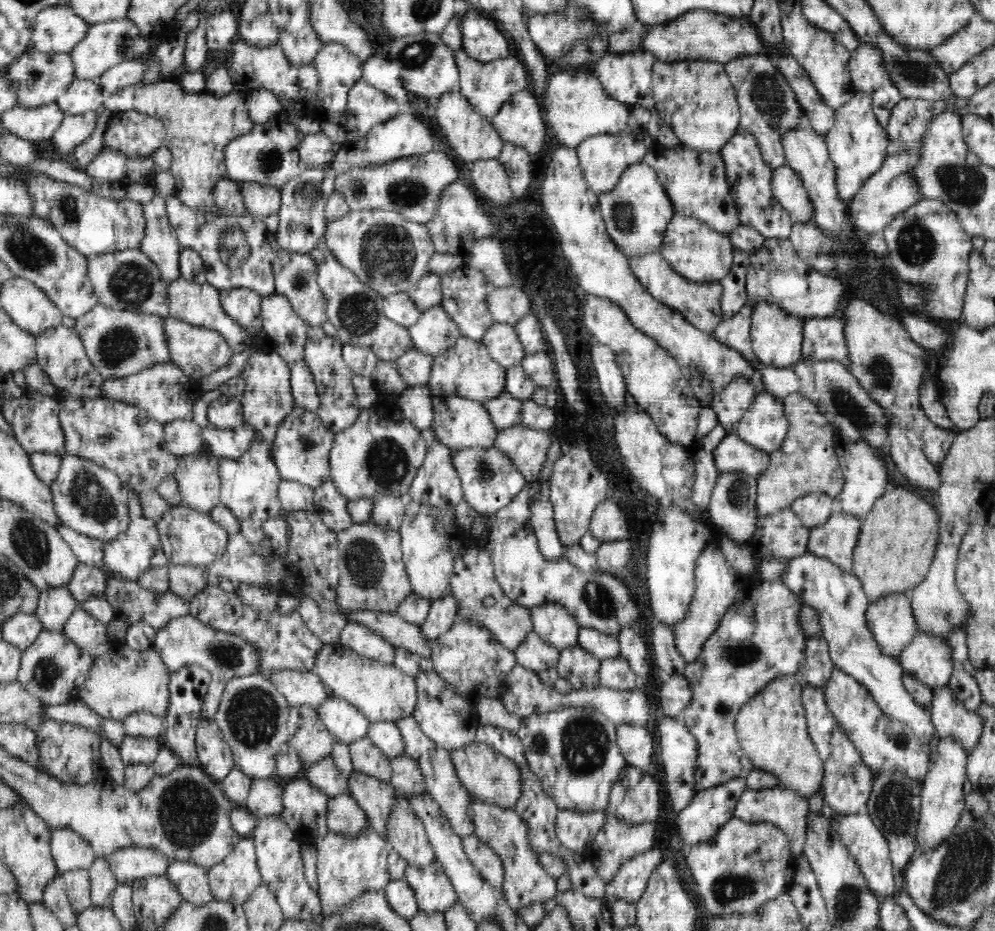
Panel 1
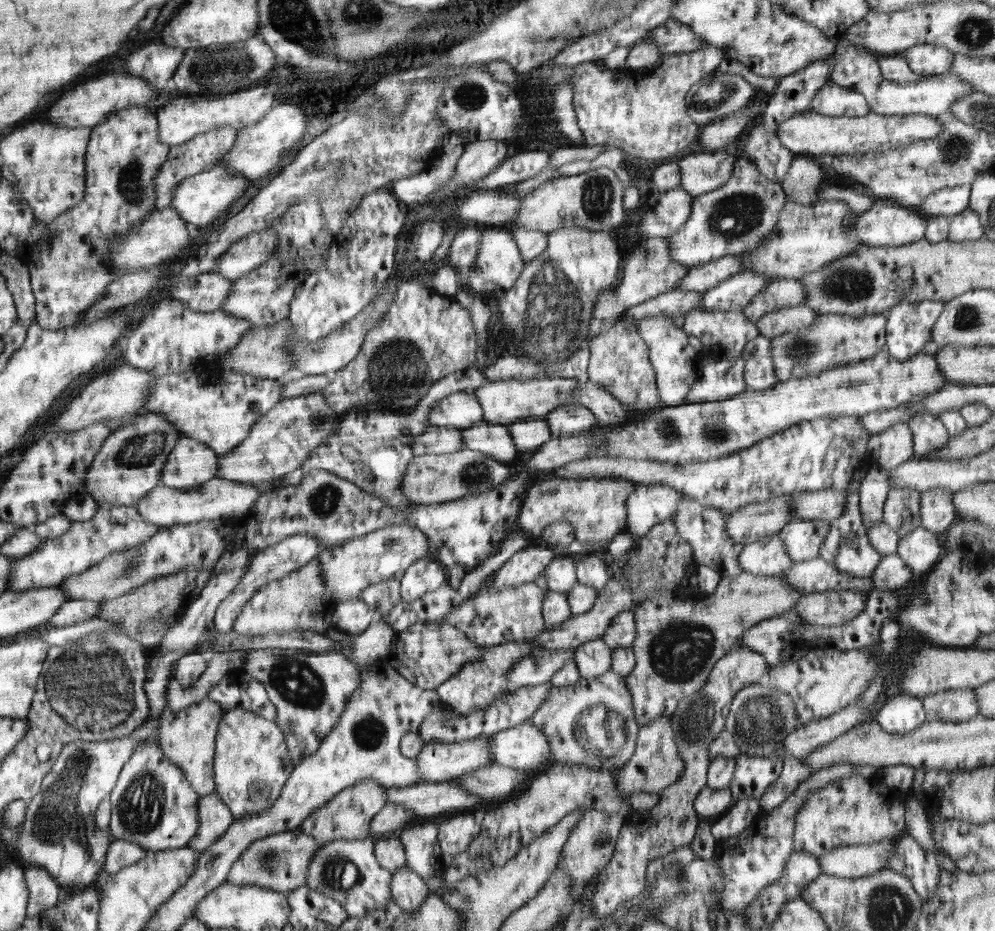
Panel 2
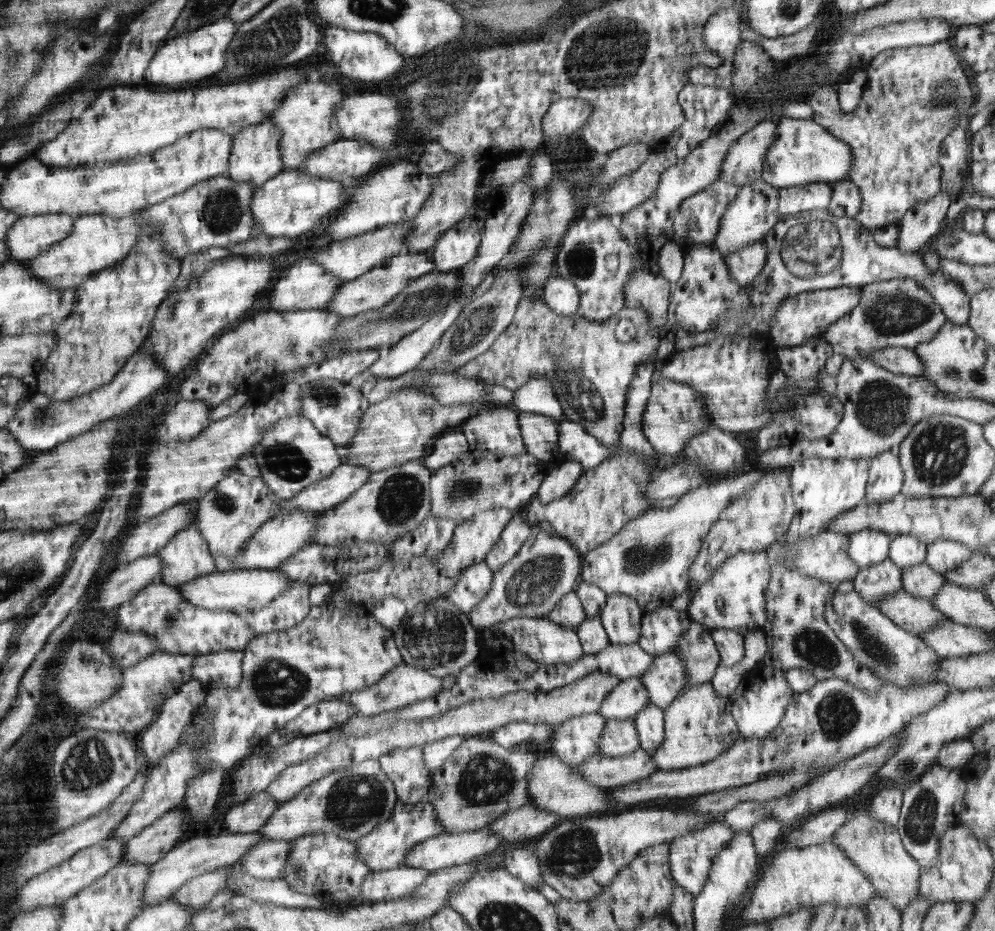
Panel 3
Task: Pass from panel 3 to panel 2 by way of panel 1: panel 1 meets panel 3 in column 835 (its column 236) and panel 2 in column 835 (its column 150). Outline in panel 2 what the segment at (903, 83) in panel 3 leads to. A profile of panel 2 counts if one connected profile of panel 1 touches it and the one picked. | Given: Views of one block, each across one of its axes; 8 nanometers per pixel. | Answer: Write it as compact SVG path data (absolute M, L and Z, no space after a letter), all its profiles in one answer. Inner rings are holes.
M827 82L811 99L810 110L823 116L863 116L866 112L864 96L835 83Z

